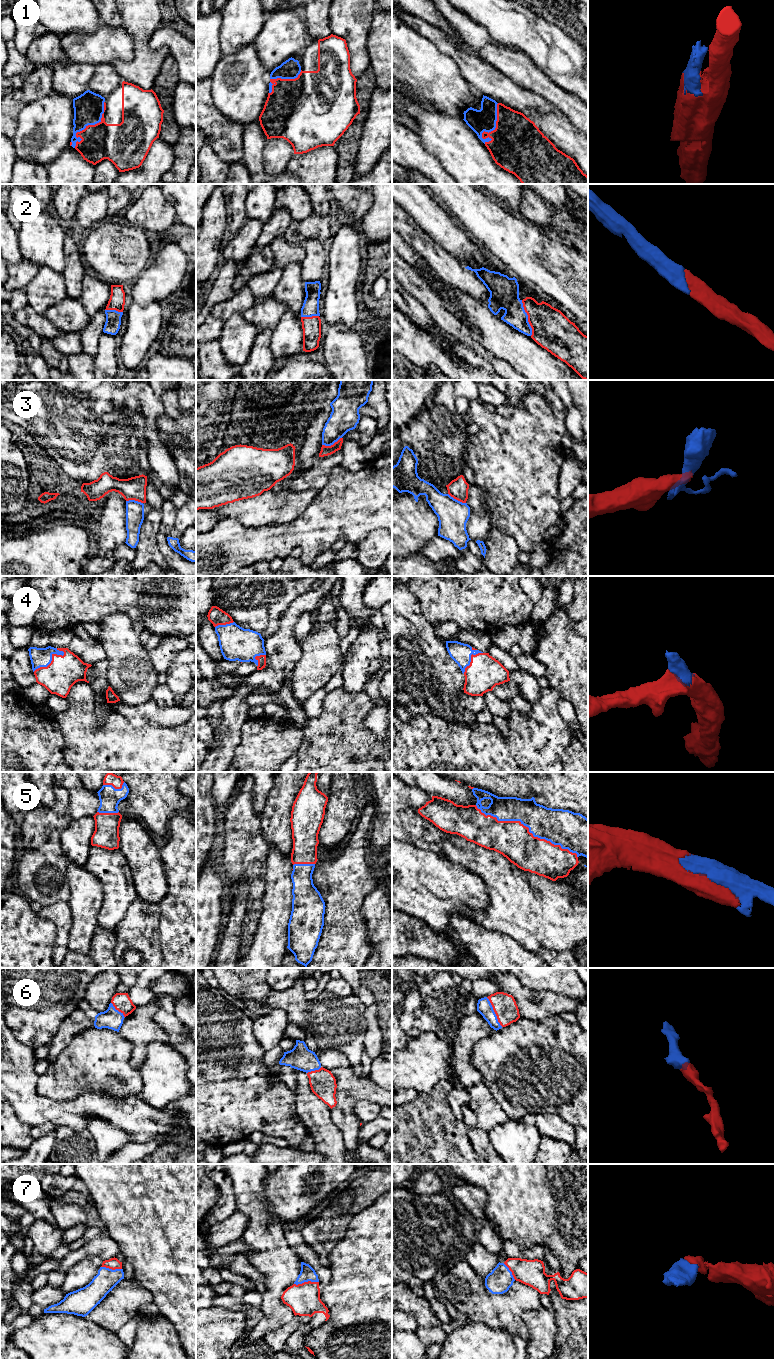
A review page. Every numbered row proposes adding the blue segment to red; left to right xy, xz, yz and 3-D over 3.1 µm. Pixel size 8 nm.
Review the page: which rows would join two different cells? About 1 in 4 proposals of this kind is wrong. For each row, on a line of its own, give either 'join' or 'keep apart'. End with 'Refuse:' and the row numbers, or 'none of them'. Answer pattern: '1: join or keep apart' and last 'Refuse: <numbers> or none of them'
1: keep apart
2: join
3: keep apart
4: join
5: join
6: join
7: join
Refuse: 1, 3

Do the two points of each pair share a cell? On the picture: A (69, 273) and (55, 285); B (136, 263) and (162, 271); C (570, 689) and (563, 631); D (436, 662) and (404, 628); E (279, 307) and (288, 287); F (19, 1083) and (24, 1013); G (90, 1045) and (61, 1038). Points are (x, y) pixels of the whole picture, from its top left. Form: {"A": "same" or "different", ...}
{"A": "different", "B": "different", "C": "same", "D": "same", "E": "different", "F": "different", "G": "different"}

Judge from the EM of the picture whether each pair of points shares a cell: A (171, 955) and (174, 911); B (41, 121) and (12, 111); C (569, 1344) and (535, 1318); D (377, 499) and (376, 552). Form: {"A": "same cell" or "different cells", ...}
{"A": "same cell", "B": "different cells", "C": "different cells", "D": "different cells"}

